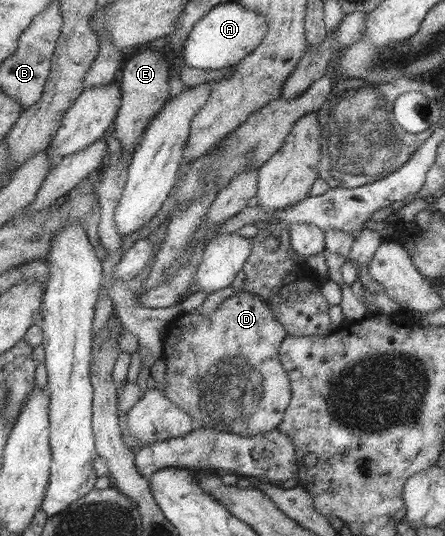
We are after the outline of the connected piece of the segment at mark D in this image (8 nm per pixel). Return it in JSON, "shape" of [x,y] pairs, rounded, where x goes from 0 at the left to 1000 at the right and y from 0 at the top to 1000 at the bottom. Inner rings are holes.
{"shape":[[[533,543],[492,563],[474,586],[404,582],[375,604],[371,623],[371,715],[355,720],[366,739],[413,765],[438,795],[546,815],[591,812],[625,795],[652,746],[649,701],[627,668],[627,644],[645,623],[573,549]]]}

